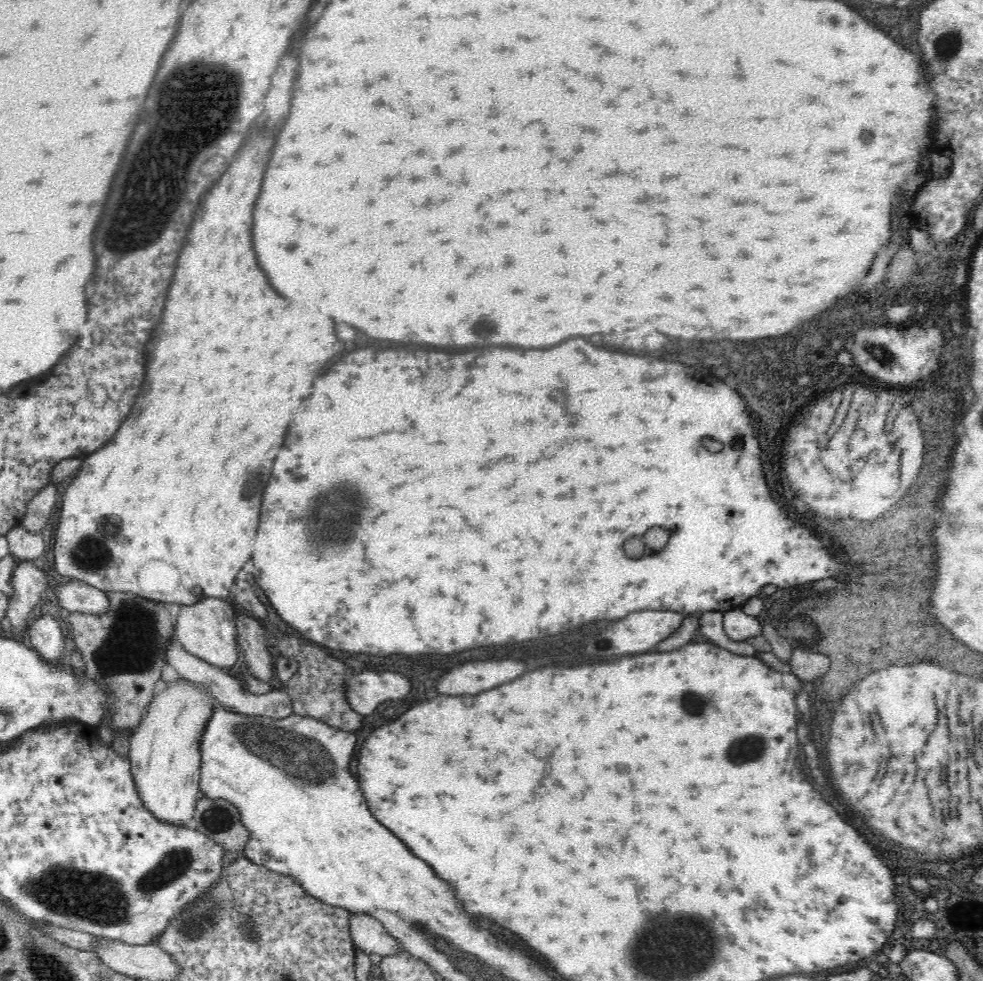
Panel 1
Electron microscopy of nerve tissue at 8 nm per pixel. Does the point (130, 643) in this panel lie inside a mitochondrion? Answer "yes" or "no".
yes

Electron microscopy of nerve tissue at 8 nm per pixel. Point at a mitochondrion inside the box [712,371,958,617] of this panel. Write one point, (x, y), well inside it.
(749, 390)

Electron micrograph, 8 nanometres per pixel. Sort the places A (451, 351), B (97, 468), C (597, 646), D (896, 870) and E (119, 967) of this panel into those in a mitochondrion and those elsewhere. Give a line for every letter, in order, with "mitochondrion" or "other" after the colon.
A: other
B: other
C: mitochondrion
D: other
E: other

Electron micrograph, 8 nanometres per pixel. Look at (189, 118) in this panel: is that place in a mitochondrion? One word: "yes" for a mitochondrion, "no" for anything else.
yes

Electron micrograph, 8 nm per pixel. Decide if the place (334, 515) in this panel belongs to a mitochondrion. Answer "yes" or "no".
yes

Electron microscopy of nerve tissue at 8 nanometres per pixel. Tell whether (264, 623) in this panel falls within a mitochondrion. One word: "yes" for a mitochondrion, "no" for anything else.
no

